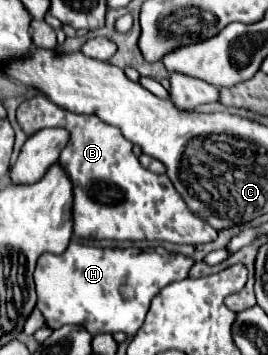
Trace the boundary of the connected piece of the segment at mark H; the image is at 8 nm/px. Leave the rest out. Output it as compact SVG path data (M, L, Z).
M69 244L69 248L57 256L57 254L43 254L35 268L35 286L37 286L37 308L45 316L45 324L51 330L57 330L65 324L81 324L91 334L101 332L127 332L129 336L135 336L141 328L145 314L149 310L151 300L165 288L167 284L175 280L187 278L189 268L193 266L191 258L185 258L181 254L171 254L165 248L150 248L145 251L136 248L126 250L103 250L93 246L81 246L81 244Z

